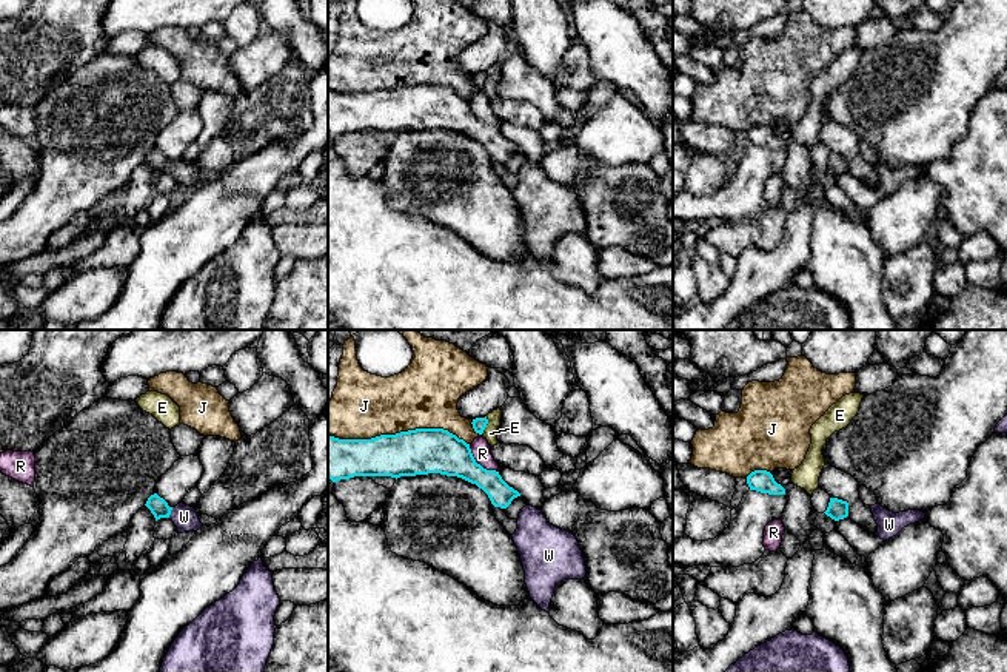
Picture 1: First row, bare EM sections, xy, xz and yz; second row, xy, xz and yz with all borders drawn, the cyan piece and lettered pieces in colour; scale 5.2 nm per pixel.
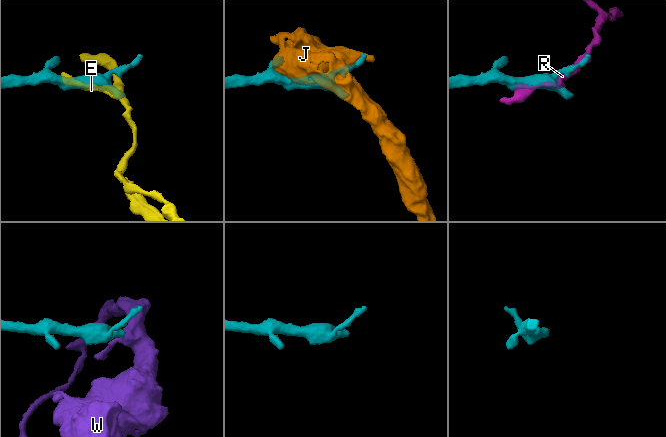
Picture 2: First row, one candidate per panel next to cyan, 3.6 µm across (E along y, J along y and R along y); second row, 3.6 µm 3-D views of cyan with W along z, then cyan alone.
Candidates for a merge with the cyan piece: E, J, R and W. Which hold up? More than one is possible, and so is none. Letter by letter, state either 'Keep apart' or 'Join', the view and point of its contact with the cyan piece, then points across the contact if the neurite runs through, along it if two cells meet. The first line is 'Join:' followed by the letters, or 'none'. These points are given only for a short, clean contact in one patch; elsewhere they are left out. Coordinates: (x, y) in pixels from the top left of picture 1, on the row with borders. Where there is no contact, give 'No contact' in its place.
Join: W
E: Keep apart. Touches cyan at xz (485, 426). Boundary: xz (487, 416), (487, 426), (481, 433)
J: Keep apart. Touches cyan at xz (399, 433)
R: Keep apart. Touches cyan at xz (479, 464). Boundary: xz (468, 446), (478, 463), (498, 472)
W: Join. Touches cyan at xy (170, 512). Path across: xy (159, 507), (170, 512), (184, 517)

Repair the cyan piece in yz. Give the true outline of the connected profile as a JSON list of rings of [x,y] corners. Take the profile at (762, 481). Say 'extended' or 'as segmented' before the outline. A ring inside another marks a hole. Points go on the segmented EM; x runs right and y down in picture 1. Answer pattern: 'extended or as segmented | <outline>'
as segmented | [[[754,470],[747,476],[750,490],[768,495],[785,495],[785,489],[778,484],[773,475],[767,470]]]

